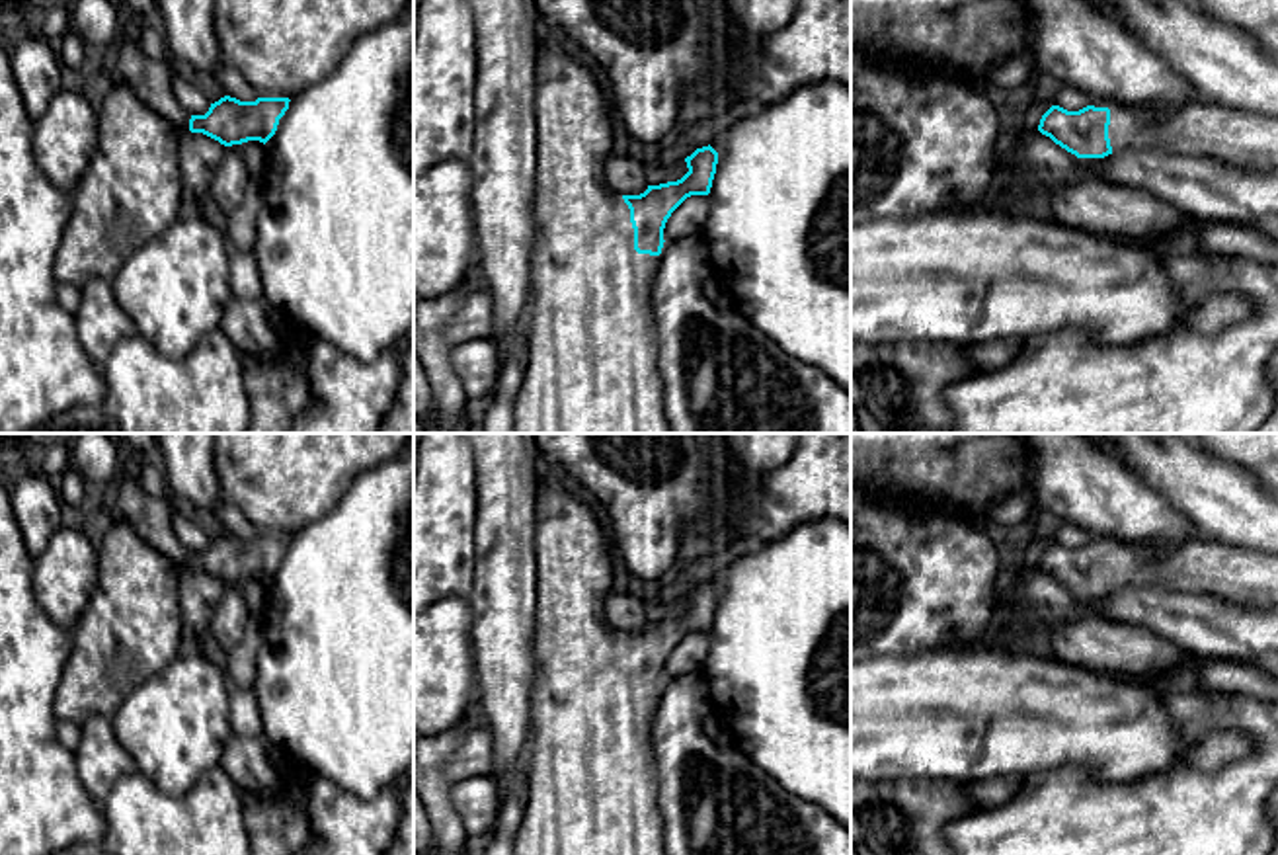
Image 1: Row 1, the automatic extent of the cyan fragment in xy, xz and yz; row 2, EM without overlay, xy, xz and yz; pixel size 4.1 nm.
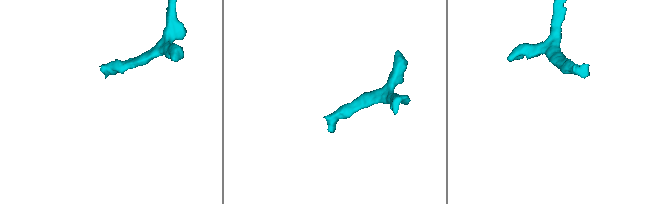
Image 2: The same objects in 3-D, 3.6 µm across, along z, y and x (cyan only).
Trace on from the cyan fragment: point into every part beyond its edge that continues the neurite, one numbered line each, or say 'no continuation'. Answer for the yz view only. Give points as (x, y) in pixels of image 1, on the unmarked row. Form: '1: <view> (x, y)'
1: yz (1243, 576)

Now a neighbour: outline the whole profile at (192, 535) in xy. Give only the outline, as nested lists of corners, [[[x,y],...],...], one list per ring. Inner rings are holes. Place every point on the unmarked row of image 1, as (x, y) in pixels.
[[[174,508],[174,531],[180,537],[180,541],[191,550],[191,552],[205,552],[211,545],[211,539],[203,531],[199,523],[185,517]]]

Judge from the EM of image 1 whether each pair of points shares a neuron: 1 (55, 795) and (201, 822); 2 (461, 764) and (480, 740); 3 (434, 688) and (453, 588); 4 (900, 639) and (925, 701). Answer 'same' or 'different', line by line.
1: different
2: same
3: same
4: different

